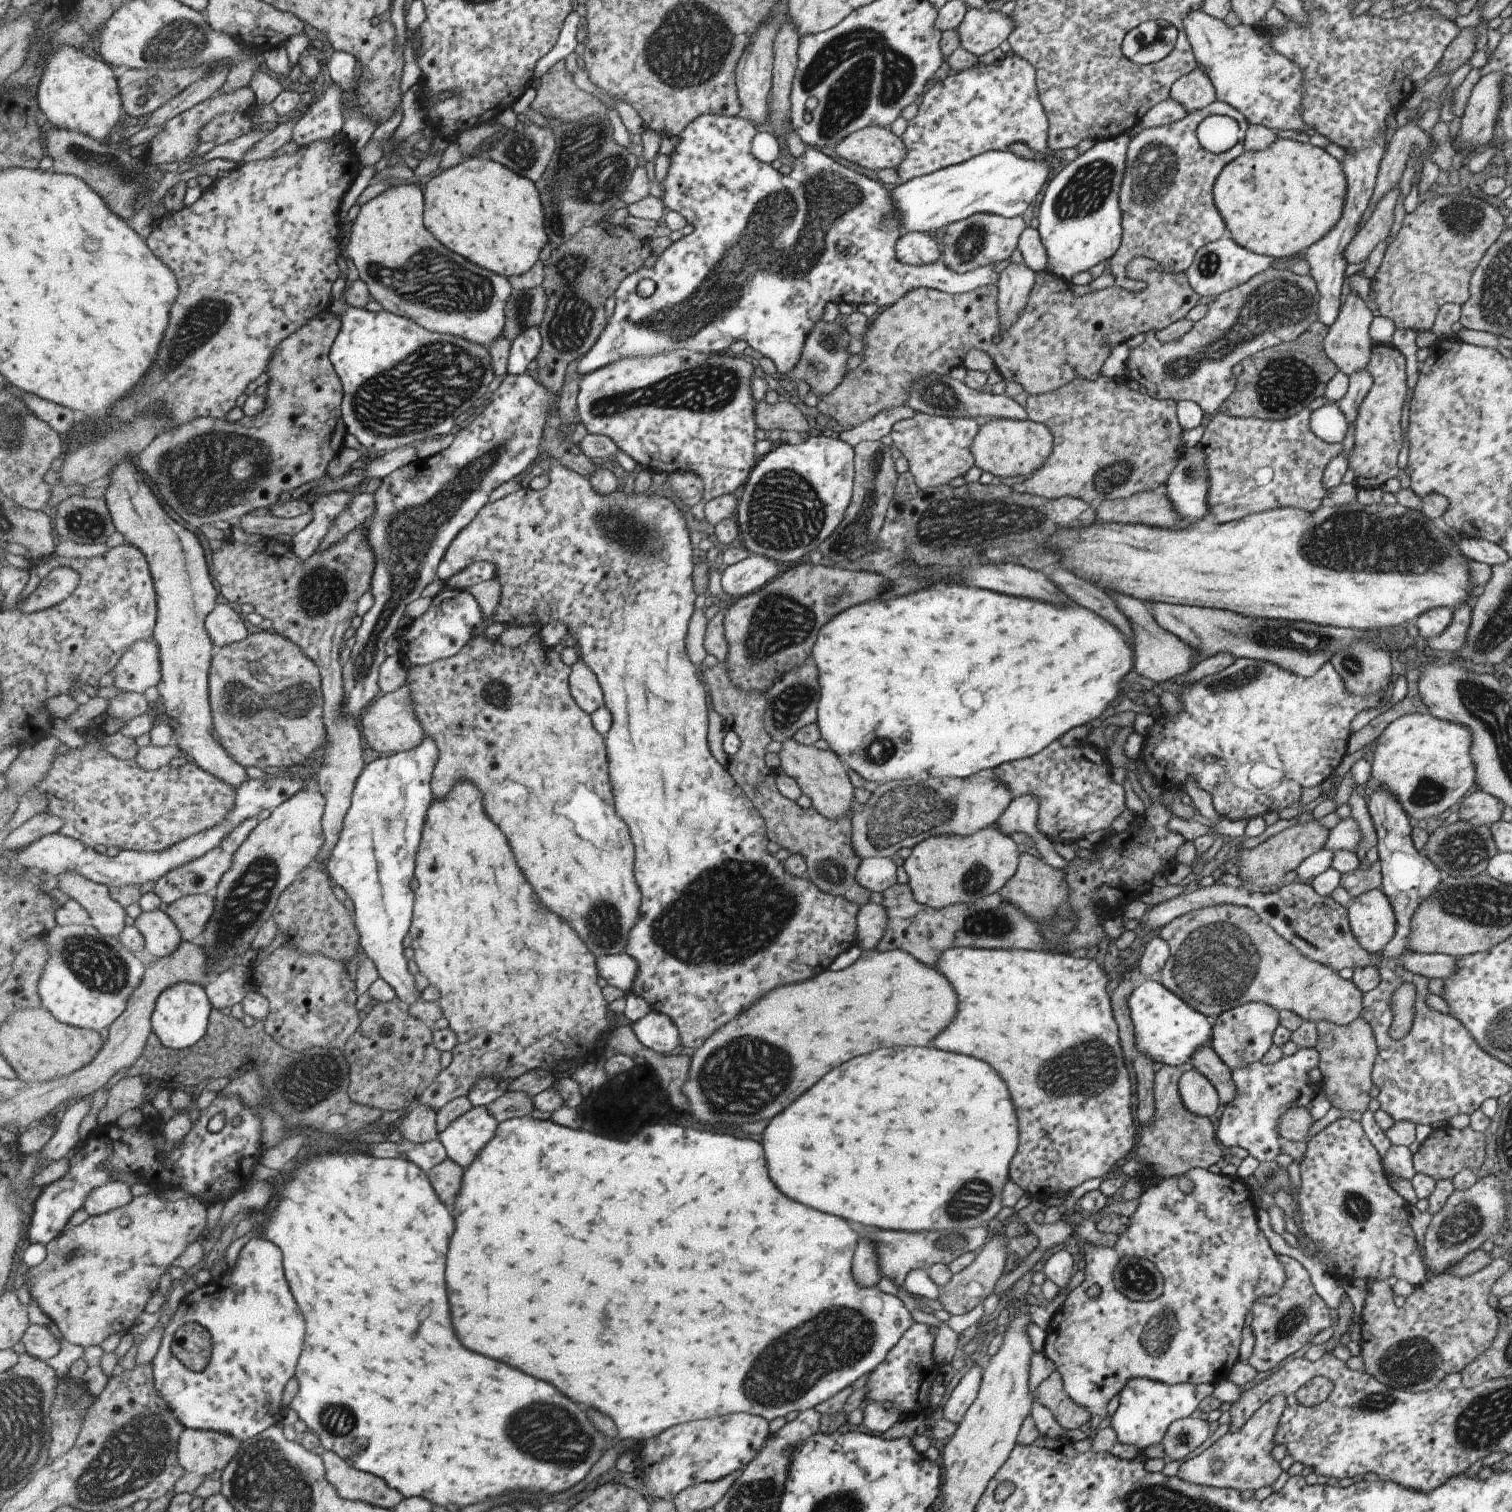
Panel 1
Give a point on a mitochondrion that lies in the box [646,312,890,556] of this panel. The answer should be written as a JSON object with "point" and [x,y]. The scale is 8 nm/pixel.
{"point":[828,340]}

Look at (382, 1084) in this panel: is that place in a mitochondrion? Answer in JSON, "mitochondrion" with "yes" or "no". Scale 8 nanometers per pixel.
{"mitochondrion":"no"}

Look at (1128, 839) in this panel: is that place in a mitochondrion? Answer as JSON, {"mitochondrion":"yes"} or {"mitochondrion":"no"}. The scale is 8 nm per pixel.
{"mitochondrion":"no"}

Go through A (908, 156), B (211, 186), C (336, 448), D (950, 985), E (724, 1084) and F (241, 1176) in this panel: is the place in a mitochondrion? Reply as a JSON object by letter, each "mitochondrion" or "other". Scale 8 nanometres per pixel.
{"A":"other","B":"other","C":"other","D":"other","E":"mitochondrion","F":"other"}

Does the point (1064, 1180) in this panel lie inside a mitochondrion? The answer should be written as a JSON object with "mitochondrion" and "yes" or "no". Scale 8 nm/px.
{"mitochondrion":"no"}

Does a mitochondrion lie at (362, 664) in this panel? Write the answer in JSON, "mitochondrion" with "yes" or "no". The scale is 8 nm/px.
{"mitochondrion":"yes"}

